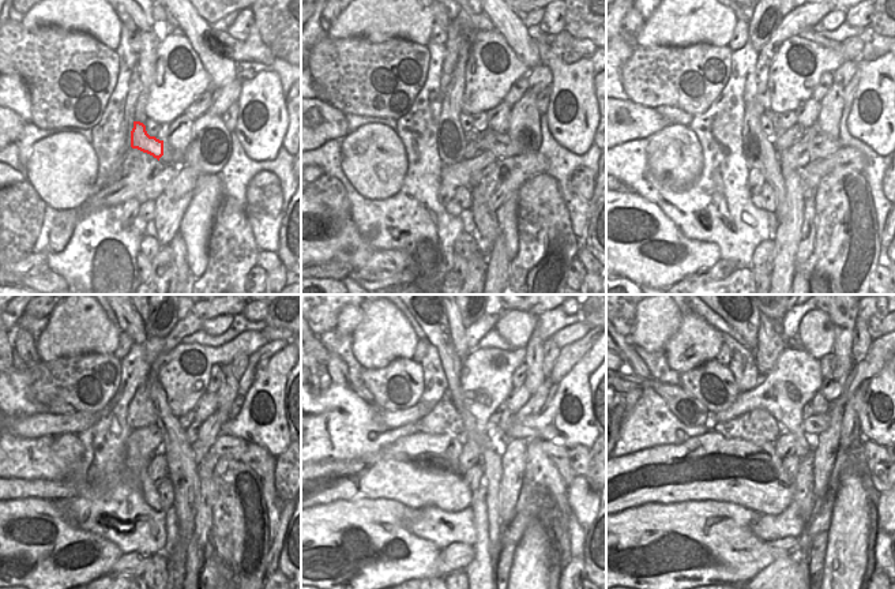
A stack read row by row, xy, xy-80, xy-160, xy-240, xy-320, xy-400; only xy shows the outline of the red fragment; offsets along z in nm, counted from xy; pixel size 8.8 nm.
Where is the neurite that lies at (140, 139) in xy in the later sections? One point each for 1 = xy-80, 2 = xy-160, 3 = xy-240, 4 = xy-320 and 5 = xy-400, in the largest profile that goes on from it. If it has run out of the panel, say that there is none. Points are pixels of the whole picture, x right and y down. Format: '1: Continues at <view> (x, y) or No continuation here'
1: Continues at xy-80 (499, 143)
2: Continues at xy-160 (822, 146)
3: Continues at xy-240 (232, 447)
4: Continues at xy-320 (559, 454)
5: Continues at xy-400 (883, 472)

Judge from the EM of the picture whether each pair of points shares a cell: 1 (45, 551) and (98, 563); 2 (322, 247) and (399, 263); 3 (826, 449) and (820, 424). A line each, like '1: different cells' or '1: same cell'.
1: same cell
2: same cell
3: different cells

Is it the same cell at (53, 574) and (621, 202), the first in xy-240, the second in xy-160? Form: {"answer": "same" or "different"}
{"answer": "same"}

